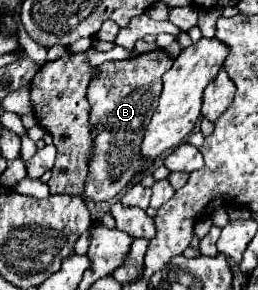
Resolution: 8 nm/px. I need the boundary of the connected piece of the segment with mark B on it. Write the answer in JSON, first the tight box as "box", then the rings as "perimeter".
{"box":[86,50,174,200],"perimeter":[[[154,50],[128,60],[100,64],[100,72],[88,88],[88,102],[92,106],[90,122],[94,126],[94,154],[86,178],[88,200],[112,200],[134,180],[134,176],[146,164],[146,160],[142,160],[138,152],[140,142],[152,118],[152,112],[158,106],[158,98],[162,92],[162,74],[168,72],[172,64],[174,60],[166,54],[166,50]]]}

